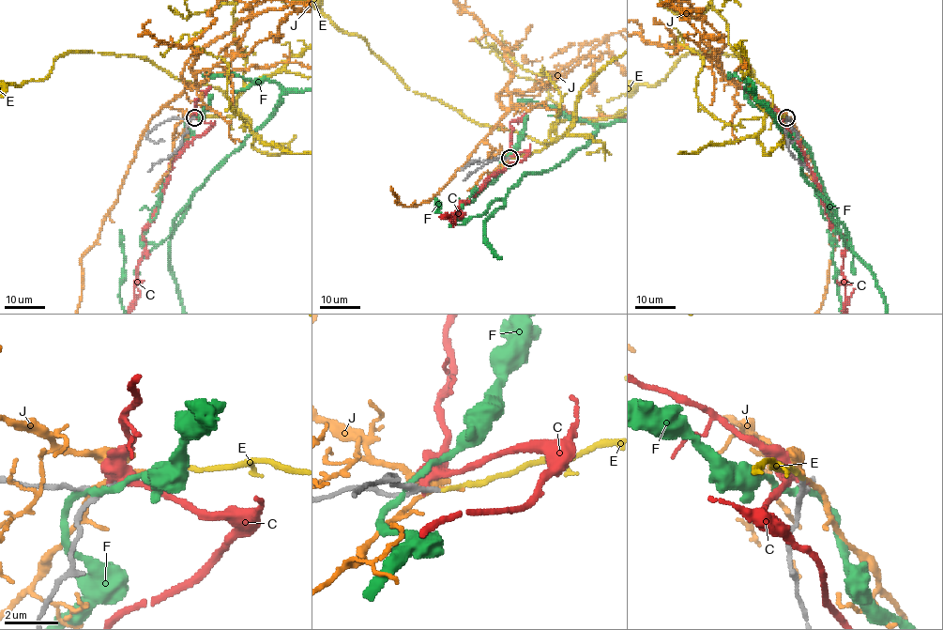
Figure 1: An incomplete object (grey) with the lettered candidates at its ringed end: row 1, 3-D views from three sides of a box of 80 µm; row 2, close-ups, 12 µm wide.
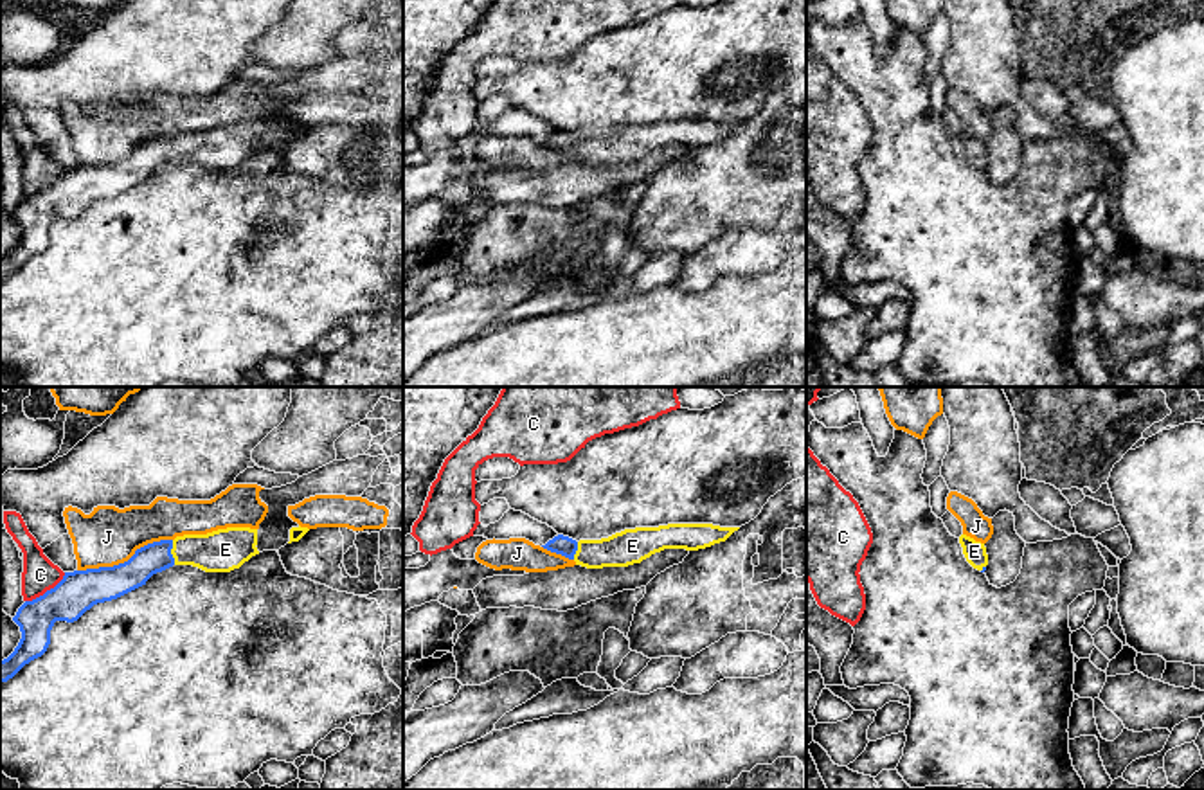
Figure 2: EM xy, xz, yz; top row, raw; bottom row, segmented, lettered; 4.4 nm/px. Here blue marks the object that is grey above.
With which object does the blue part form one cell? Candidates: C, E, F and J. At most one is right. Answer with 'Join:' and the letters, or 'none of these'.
Join: E

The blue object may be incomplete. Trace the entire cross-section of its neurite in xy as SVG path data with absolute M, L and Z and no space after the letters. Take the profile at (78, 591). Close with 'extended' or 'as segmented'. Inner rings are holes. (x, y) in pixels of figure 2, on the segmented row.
M227 527L148 543L137 549L128 561L113 567L65 572L54 588L25 601L13 617L22 639L14 651L0 660L0 684L47 651L56 621L74 623L94 605L117 599L173 565L230 572L259 554L256 545L257 529Z; extended

